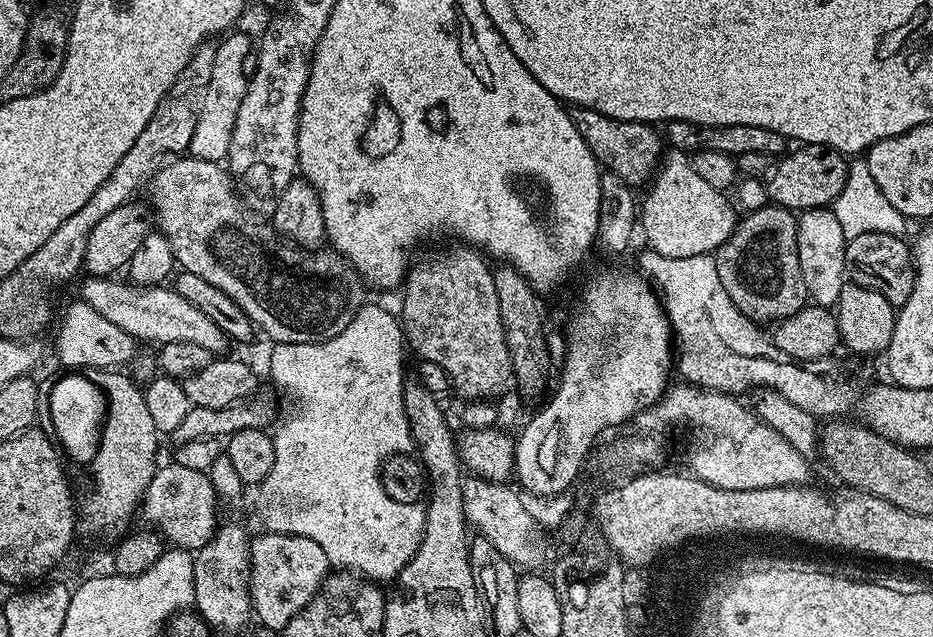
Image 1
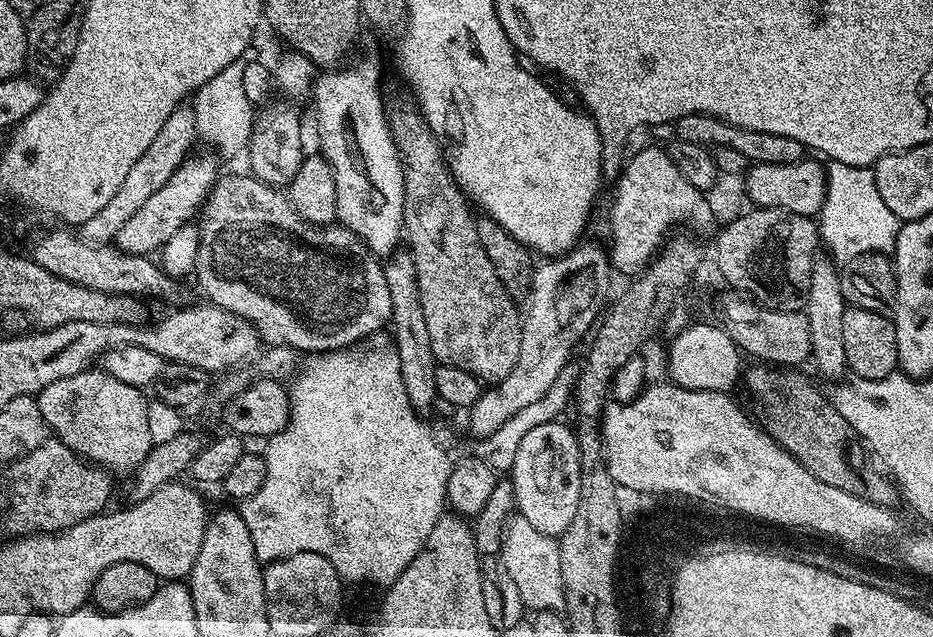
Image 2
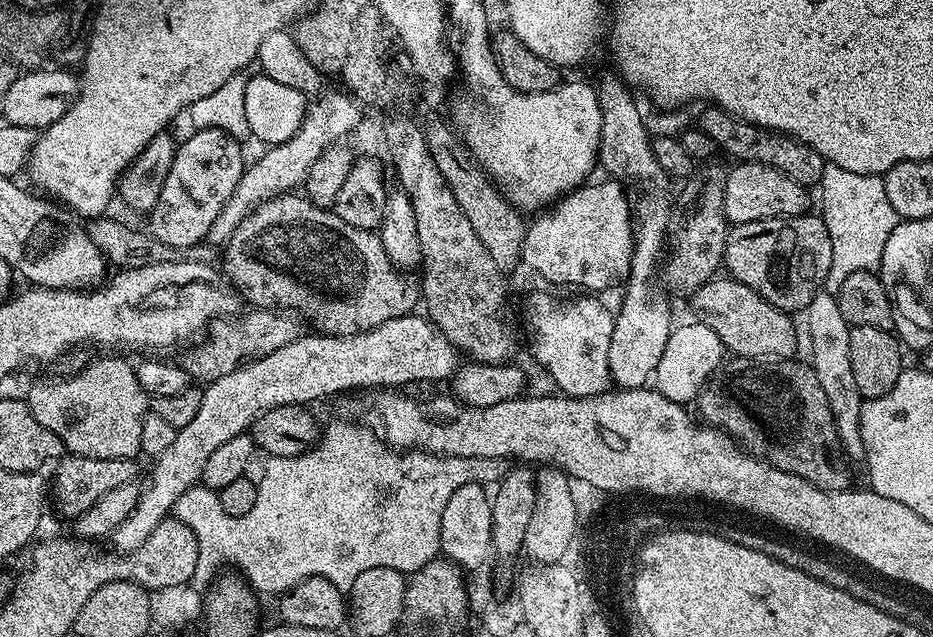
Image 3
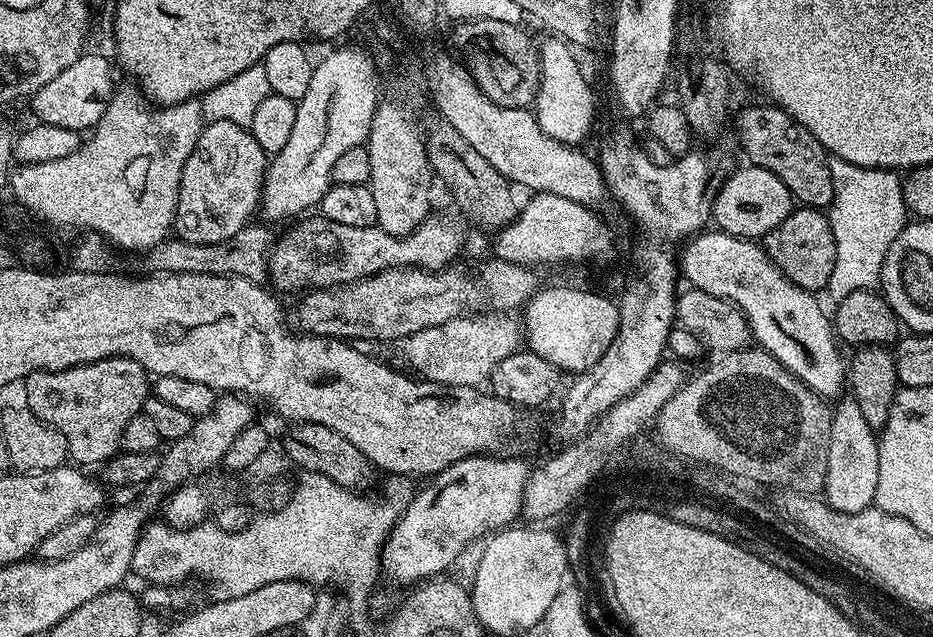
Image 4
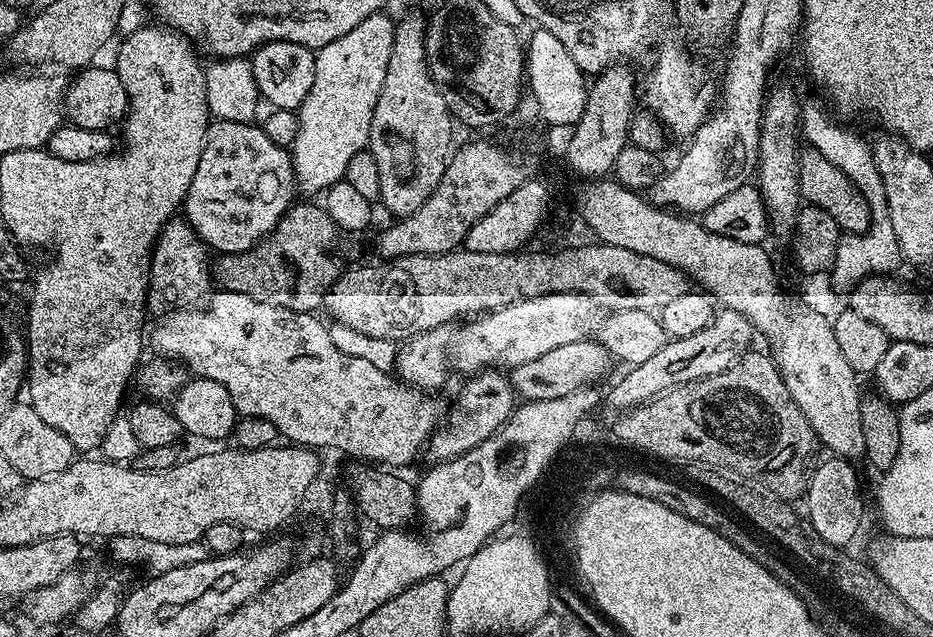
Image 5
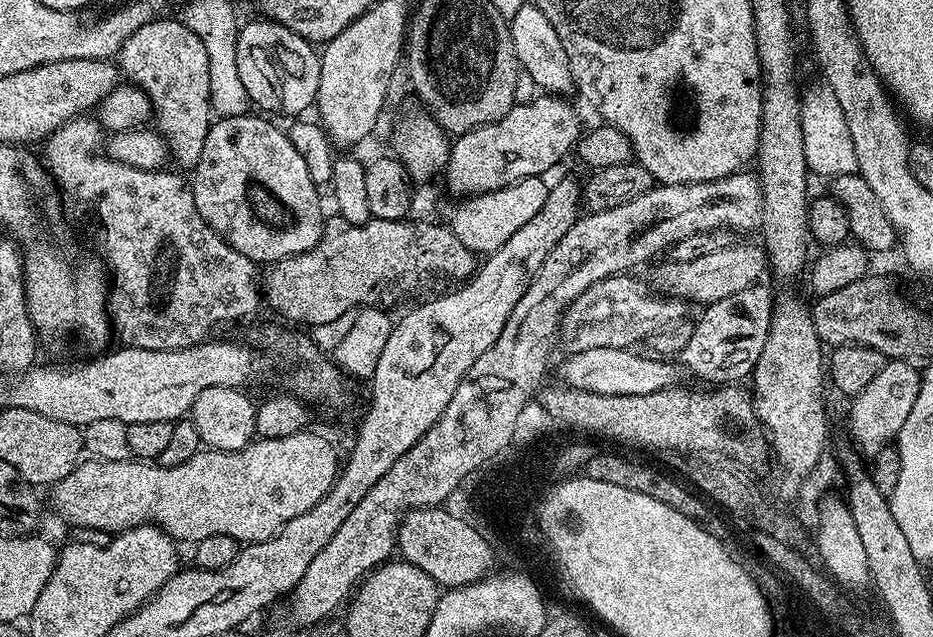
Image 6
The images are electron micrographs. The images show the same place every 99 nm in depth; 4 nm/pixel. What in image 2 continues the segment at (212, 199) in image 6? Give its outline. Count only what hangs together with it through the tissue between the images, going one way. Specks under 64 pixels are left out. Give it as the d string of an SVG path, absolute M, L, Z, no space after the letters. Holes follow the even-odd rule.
M189 155L177 172L170 174L170 182L166 182L162 190L153 194L132 218L127 219L126 224L118 230L115 247L135 256L156 254L174 234L178 234L178 230L182 230L182 226L193 223L194 217L199 213L218 179L217 157L196 155Z

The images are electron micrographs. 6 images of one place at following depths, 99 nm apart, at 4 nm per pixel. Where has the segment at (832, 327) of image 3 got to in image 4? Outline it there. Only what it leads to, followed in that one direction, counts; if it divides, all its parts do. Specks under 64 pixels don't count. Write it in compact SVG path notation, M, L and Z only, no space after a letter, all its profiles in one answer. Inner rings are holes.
M844 396L836 403L832 411L830 447L827 450L827 470L822 494L825 503L839 512L858 513L871 507L876 499L879 439L866 418L862 417L856 399Z

